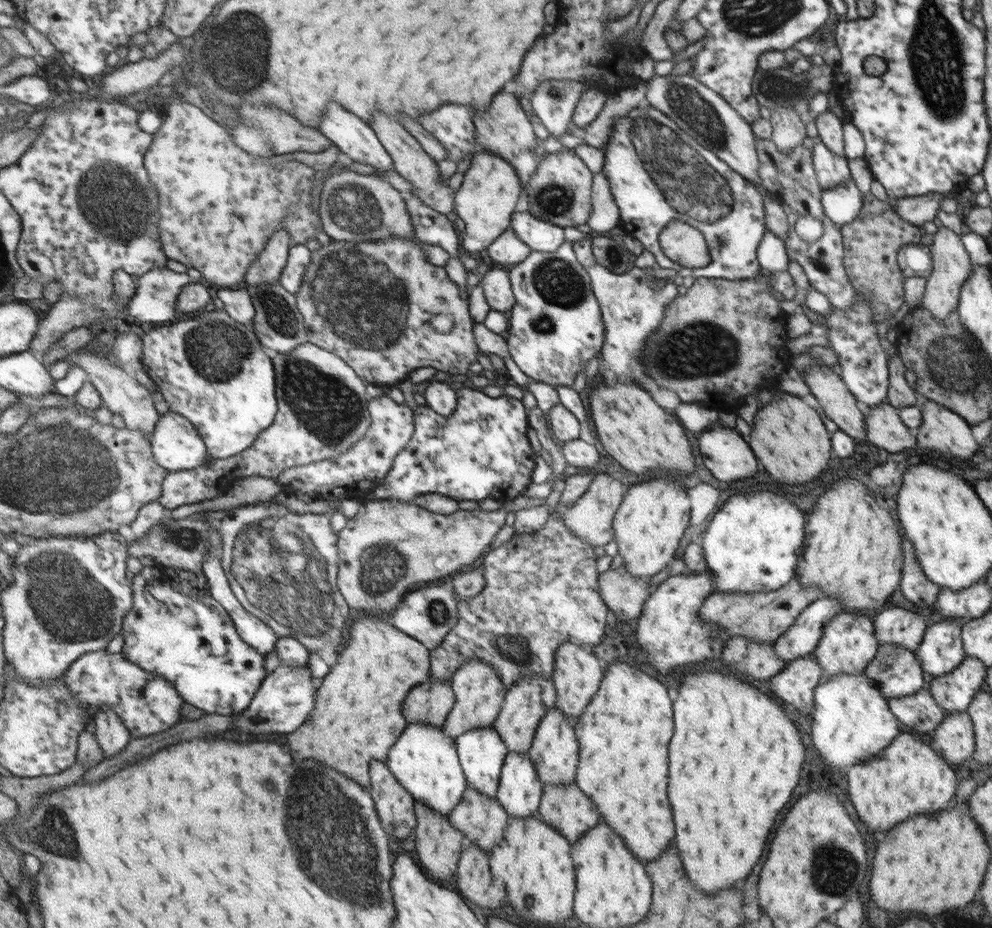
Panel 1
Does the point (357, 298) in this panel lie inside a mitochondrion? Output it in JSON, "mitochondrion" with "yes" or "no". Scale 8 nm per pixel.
{"mitochondrion":"yes"}

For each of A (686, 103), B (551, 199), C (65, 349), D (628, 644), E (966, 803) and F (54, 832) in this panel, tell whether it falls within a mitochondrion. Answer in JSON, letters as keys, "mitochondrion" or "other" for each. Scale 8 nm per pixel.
{"A":"mitochondrion","B":"mitochondrion","C":"other","D":"other","E":"other","F":"mitochondrion"}

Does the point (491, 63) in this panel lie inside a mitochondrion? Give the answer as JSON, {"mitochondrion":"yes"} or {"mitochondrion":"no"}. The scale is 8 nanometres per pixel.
{"mitochondrion":"no"}

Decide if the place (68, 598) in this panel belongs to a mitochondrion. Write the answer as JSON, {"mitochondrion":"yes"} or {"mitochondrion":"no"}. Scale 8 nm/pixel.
{"mitochondrion":"yes"}

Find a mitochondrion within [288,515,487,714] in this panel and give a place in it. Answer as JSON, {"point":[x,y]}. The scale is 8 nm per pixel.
{"point":[378,565]}

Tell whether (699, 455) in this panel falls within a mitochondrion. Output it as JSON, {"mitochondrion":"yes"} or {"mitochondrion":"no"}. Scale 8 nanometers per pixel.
{"mitochondrion":"no"}

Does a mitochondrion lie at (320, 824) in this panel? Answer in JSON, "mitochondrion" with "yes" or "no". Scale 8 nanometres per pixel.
{"mitochondrion":"yes"}

